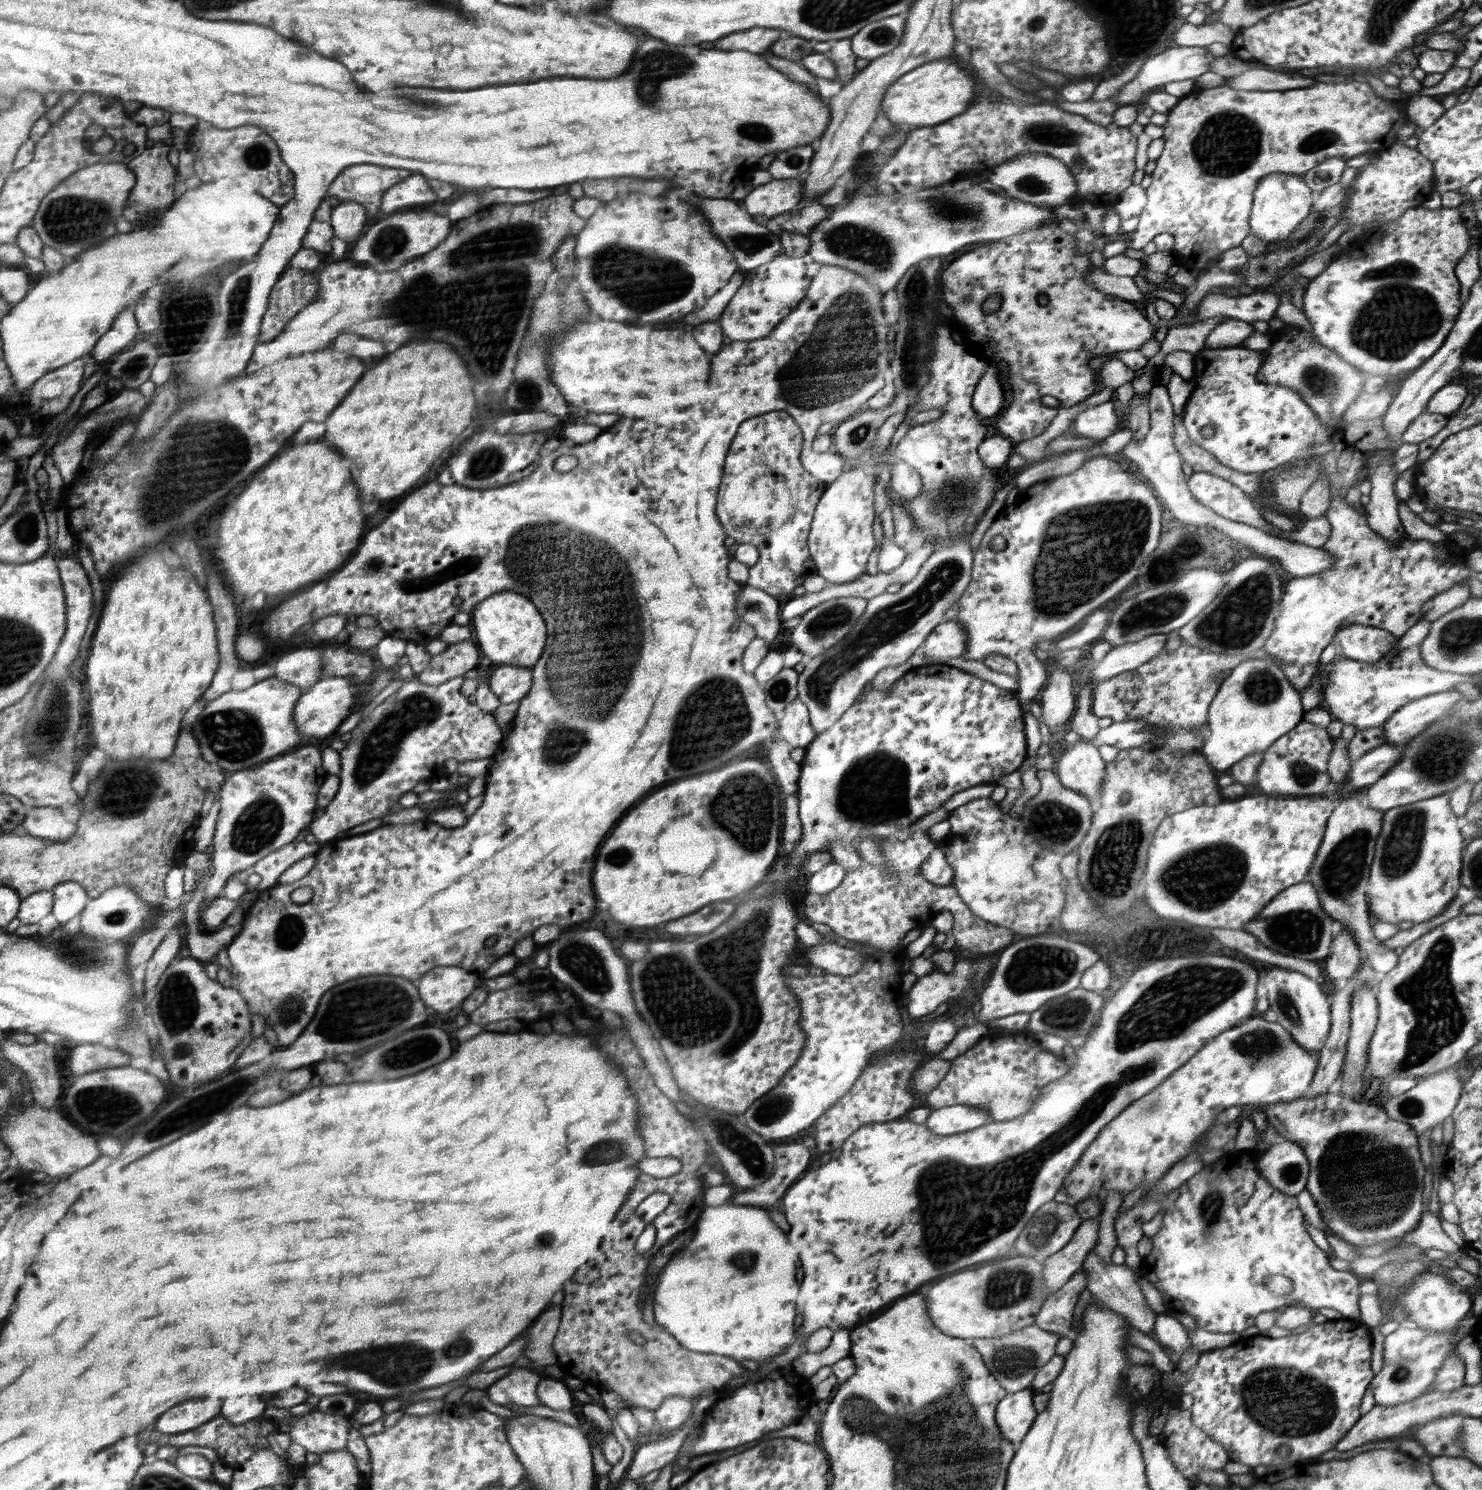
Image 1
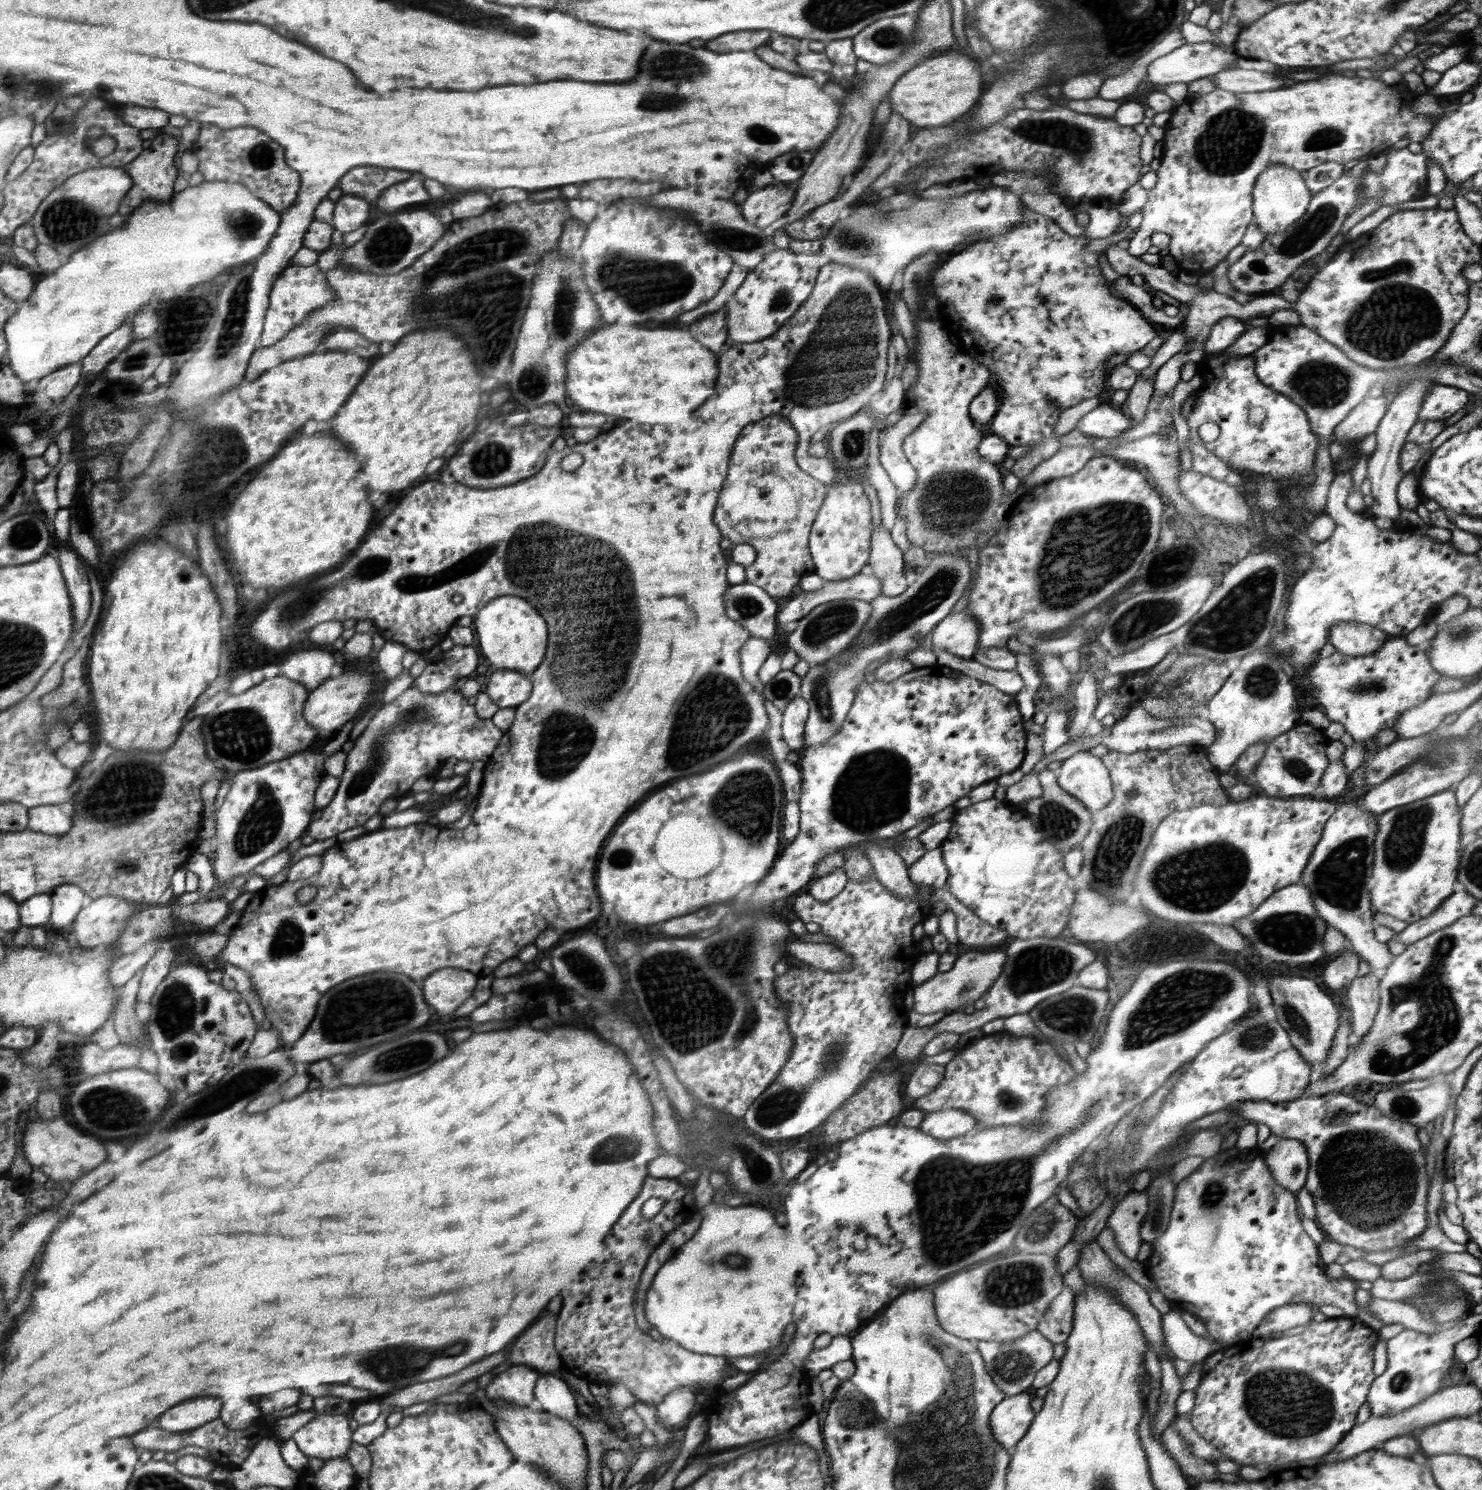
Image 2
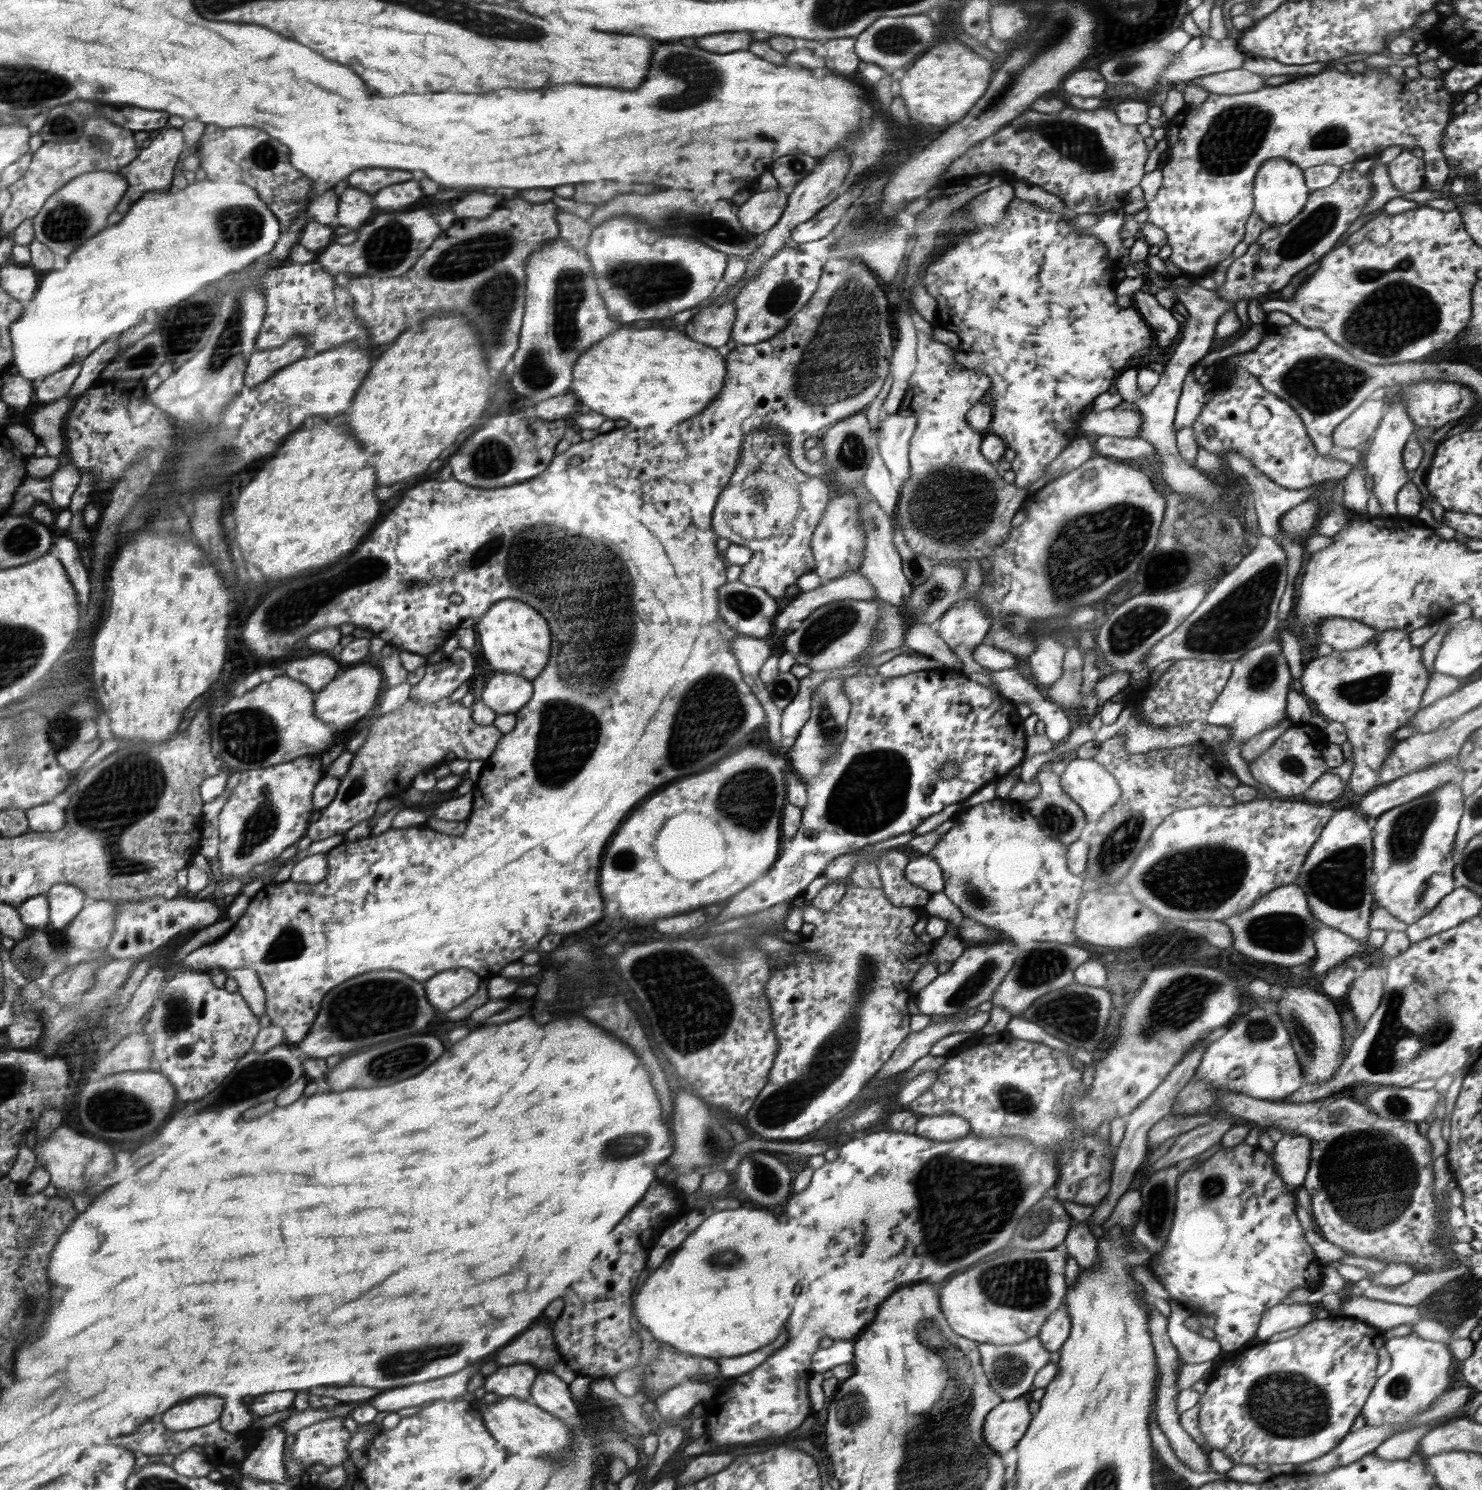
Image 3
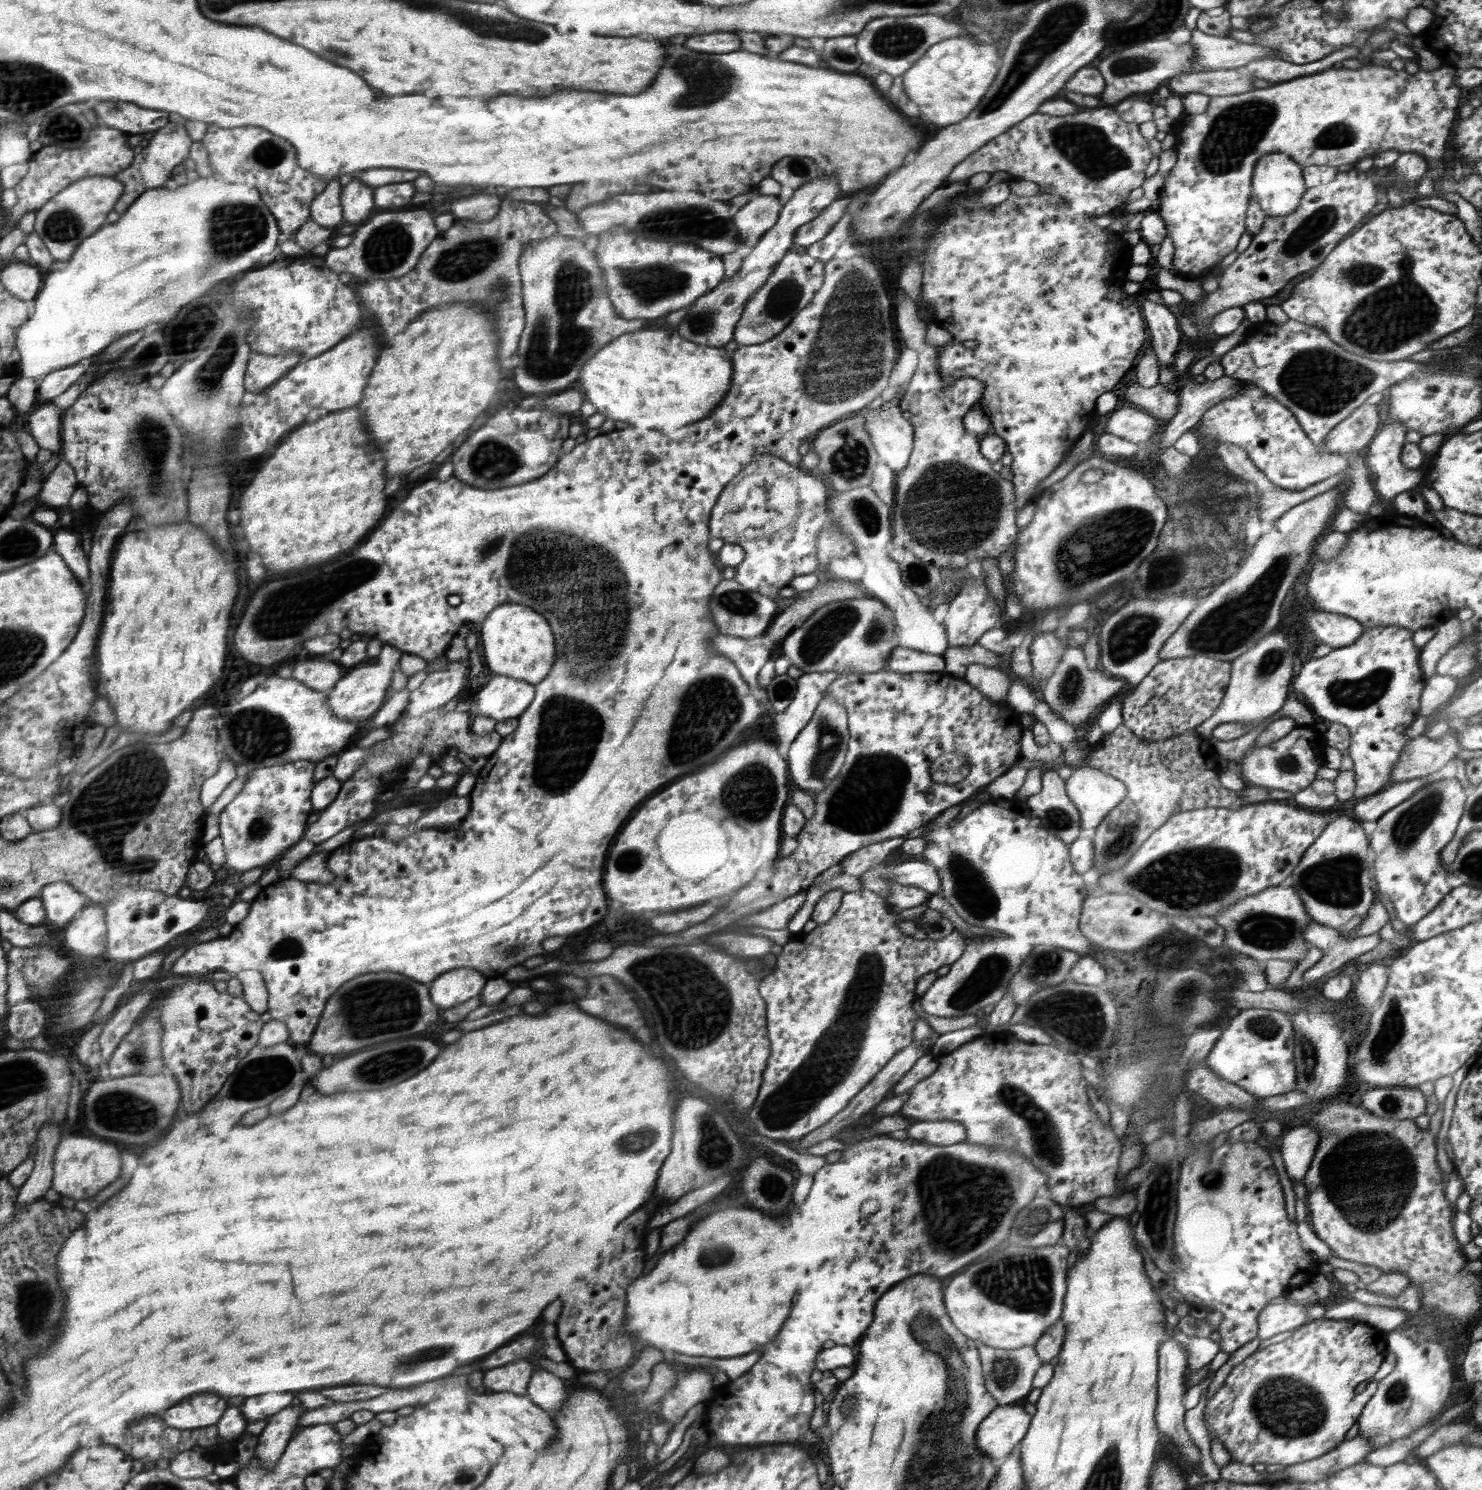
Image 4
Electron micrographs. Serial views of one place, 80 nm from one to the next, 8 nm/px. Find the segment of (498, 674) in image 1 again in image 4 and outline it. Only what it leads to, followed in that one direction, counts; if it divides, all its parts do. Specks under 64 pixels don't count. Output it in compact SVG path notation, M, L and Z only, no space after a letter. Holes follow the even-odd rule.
M495 675L474 695L473 713L505 721L520 717L529 708L536 696L536 686L522 679Z

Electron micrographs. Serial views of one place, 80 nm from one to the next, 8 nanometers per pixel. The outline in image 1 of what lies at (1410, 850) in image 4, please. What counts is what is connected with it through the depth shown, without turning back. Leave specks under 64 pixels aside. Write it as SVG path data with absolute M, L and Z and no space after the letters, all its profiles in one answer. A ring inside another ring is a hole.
M1440 794L1440 796L1434 798L1413 802L1412 804L1405 804L1404 806L1397 806L1396 808L1384 811L1382 828L1375 844L1375 855L1373 856L1369 874L1369 888L1367 889L1369 912L1374 914L1378 920L1392 924L1398 924L1405 920L1409 920L1413 923L1426 922L1434 918L1437 914L1440 914L1453 901L1453 898L1457 895L1456 891L1461 886L1460 873L1462 870L1462 848L1464 848L1464 838L1459 831L1460 824L1460 818L1452 812L1449 794Z

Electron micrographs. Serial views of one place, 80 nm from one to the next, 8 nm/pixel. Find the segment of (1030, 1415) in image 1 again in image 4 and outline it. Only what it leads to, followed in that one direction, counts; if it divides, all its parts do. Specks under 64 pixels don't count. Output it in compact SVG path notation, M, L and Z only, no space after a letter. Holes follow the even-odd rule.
M1024 1402L1001 1404L981 1422L976 1445L990 1460L1005 1458L1025 1438L1032 1416L1024 1411Z

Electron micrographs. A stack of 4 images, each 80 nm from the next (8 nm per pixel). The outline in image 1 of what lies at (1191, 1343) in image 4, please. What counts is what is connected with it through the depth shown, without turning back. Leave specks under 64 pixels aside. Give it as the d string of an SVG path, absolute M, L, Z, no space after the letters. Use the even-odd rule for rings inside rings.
M1174 1313L1158 1314L1153 1332L1166 1350L1171 1348L1176 1354L1182 1355L1193 1347L1188 1339L1188 1330L1184 1329Z

